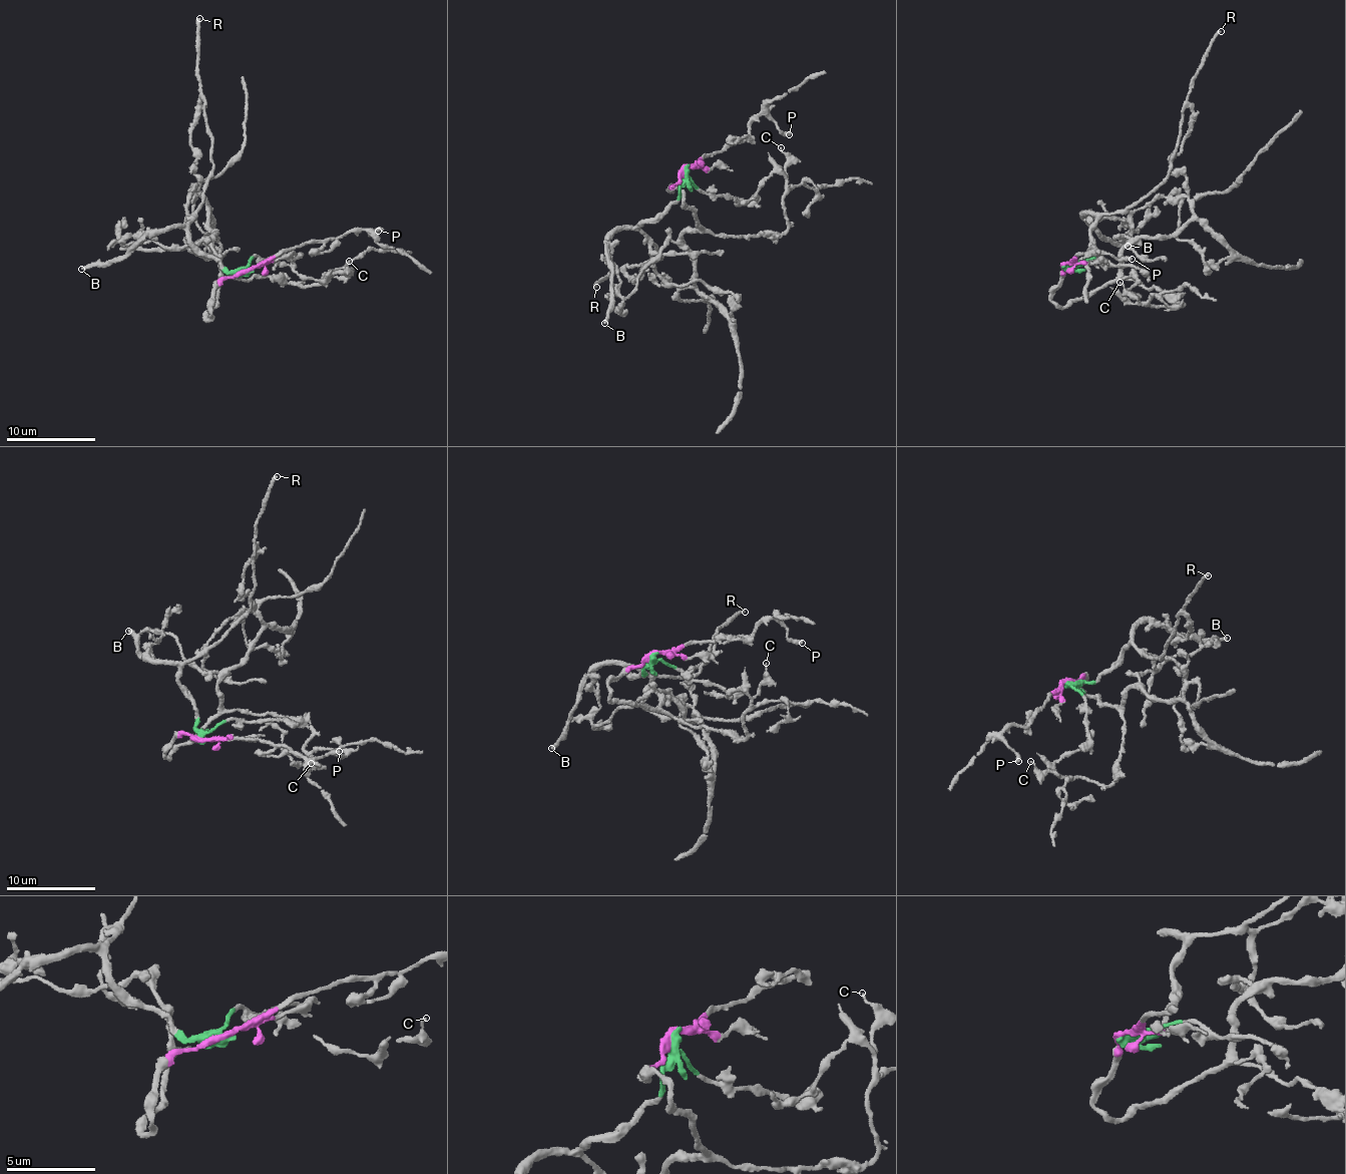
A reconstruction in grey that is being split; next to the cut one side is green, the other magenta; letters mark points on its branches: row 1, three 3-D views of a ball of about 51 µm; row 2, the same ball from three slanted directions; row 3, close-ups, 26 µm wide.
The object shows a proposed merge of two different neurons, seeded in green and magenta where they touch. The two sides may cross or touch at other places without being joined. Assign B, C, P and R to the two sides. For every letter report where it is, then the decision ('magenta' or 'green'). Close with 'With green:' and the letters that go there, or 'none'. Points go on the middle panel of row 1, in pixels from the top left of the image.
B: place (604, 323); green
C: place (781, 147); magenta
P: place (789, 134); magenta
R: place (596, 287); green
With green: B, R

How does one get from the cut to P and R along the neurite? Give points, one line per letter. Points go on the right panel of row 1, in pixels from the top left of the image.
P: (1064, 266), (1075, 264), (1079, 254), (1101, 253), (1095, 248), (1119, 260), (1133, 259)
R: (1064, 266), (1083, 264), (1092, 223), (1151, 191), (1169, 173), (1193, 75), (1209, 42), (1221, 32)

